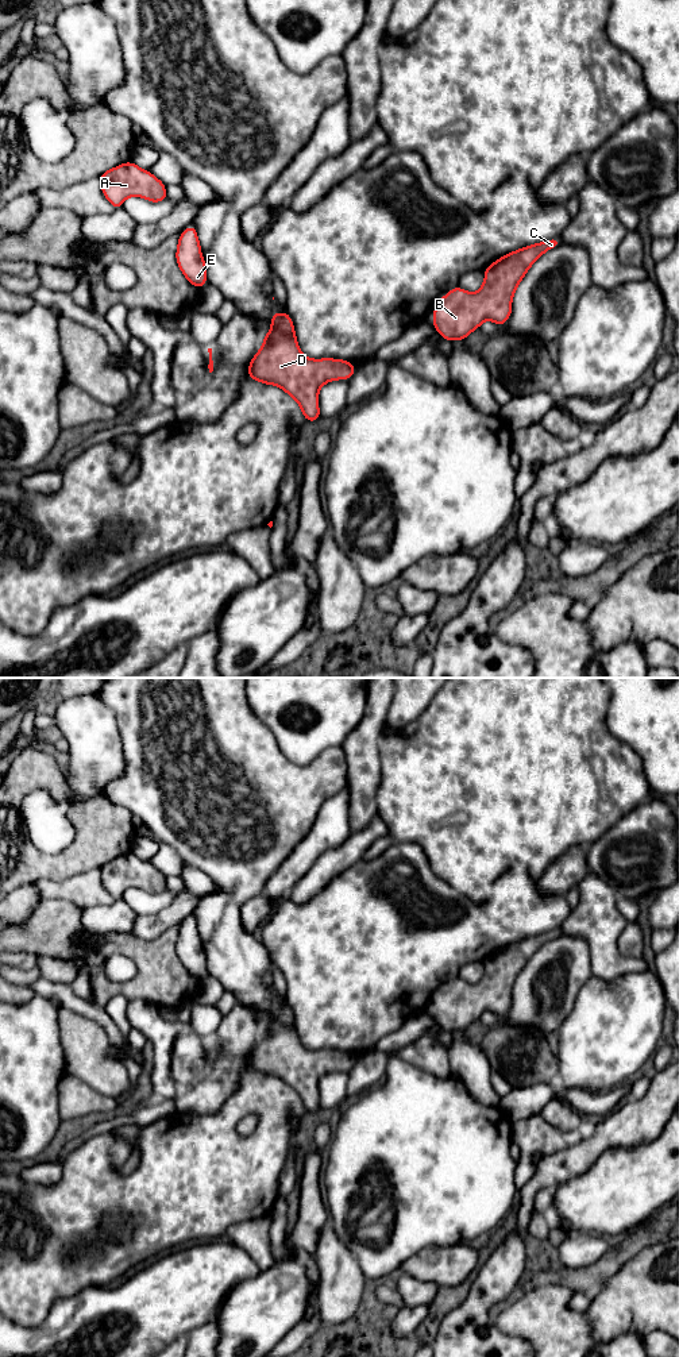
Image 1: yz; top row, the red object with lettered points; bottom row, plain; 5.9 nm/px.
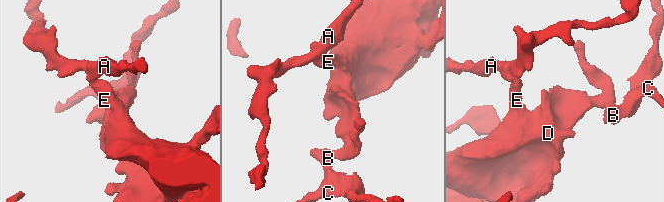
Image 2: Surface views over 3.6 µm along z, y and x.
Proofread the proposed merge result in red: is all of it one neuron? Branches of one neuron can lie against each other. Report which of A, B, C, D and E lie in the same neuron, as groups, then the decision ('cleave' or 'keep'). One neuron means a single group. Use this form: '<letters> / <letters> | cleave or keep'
A B C D E | keep

